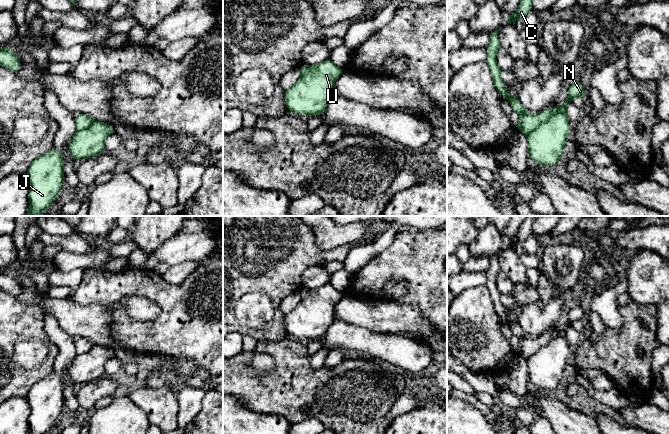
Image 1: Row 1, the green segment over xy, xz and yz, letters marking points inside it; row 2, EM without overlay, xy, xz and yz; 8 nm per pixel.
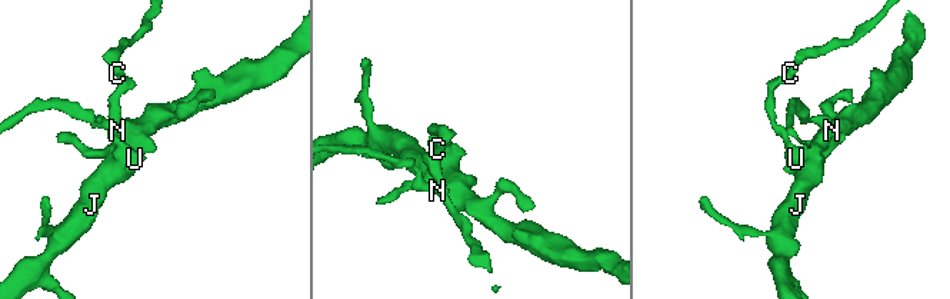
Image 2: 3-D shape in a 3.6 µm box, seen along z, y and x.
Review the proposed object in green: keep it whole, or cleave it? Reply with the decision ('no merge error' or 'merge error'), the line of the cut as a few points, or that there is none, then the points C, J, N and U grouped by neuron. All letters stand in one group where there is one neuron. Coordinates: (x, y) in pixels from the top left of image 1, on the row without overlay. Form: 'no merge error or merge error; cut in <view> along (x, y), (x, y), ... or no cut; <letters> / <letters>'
merge error; cut in yz along (553, 332), (553, 337), (527, 358); C / J N U

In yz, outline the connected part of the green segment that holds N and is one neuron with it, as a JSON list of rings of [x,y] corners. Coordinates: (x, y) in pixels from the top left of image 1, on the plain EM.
[[[577,303],[568,313],[564,329],[553,332],[553,339],[527,358],[528,381],[540,390],[554,390],[561,383],[569,359],[567,329],[577,321],[586,322],[585,312]]]

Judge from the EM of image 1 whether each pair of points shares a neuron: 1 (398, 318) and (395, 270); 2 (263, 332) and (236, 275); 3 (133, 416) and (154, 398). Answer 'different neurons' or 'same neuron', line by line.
1: different neurons
2: same neuron
3: different neurons

